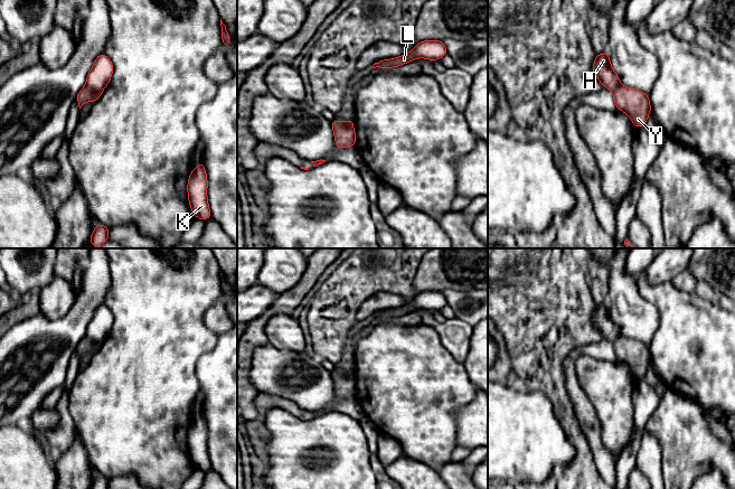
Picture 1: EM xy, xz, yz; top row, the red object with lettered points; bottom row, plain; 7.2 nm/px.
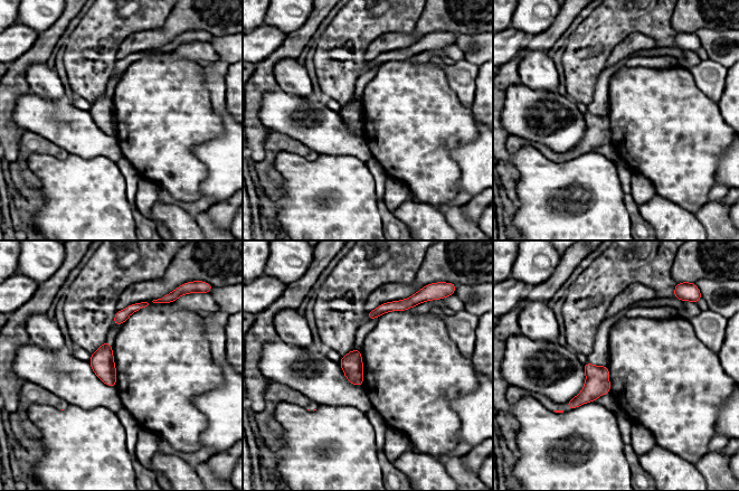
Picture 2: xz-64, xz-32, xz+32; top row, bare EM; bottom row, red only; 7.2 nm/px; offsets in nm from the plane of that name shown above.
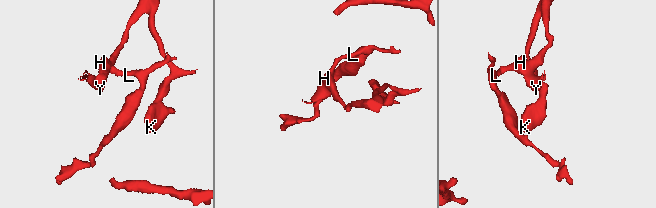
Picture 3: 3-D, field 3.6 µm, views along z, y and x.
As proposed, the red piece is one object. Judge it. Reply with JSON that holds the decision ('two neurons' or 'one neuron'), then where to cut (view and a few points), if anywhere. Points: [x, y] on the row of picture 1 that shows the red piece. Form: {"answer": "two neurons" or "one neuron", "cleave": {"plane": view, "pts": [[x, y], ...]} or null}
{"answer": "two neurons", "cleave": {"plane": "xy", "pts": [[84, 86], [101, 92]]}}

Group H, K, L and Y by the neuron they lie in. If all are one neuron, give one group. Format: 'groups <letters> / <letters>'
groups H K L / Y

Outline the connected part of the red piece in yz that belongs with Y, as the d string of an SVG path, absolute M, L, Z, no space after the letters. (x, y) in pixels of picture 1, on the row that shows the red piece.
M623 85L612 92L616 110L625 112L635 128L643 128L651 112L649 95Z

